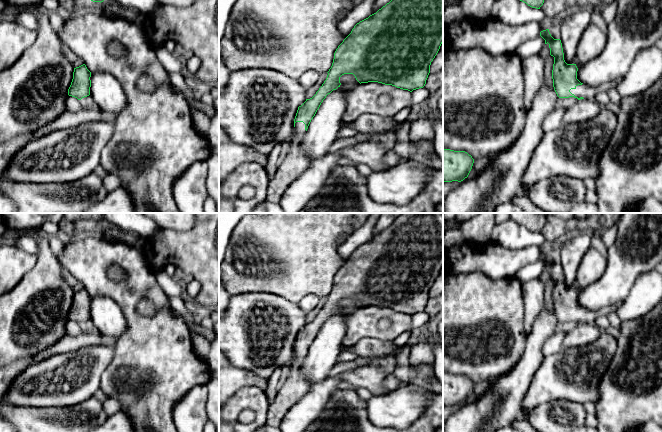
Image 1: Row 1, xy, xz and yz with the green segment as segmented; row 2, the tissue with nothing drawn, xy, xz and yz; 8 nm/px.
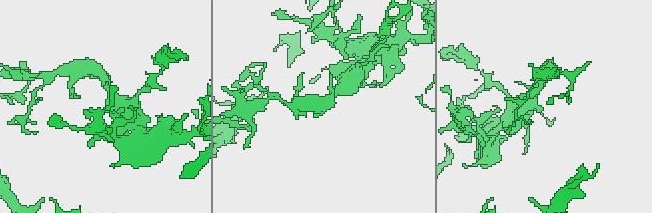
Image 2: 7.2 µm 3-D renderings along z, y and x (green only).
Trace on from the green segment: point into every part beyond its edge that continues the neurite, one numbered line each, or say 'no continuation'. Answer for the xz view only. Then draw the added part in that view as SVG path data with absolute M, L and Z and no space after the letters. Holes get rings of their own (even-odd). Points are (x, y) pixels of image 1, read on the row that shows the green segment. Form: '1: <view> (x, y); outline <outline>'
1: xz (296, 162); outline M296 122L290 139L291 148L283 163L277 167L274 178L269 182L266 194L267 201L279 203L291 183L308 169L311 161L302 150L302 140L305 133L305 124Z

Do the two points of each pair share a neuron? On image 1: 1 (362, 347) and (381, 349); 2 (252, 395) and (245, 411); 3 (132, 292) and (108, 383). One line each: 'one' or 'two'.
1: one
2: one
3: one

